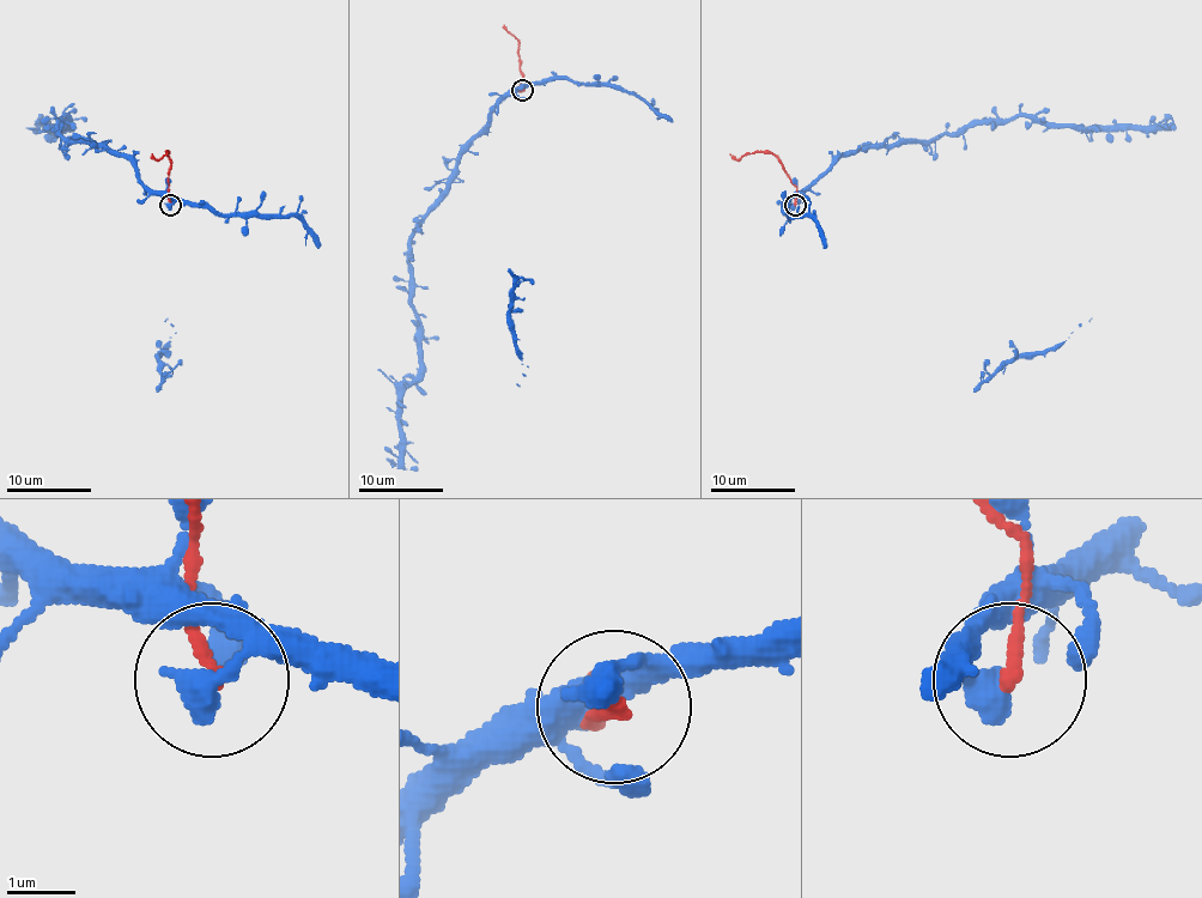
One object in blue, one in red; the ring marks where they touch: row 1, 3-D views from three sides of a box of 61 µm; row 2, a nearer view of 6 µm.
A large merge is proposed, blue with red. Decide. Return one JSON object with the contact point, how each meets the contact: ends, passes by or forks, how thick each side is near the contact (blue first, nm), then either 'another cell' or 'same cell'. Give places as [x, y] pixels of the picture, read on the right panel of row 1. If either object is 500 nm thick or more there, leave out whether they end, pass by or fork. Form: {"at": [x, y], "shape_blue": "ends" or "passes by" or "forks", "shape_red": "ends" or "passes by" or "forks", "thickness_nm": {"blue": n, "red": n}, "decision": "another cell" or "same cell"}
{"at": [795, 205], "shape_blue": "ends", "shape_red": "ends", "thickness_nm": {"blue": 420, "red": 190}, "decision": "another cell"}

